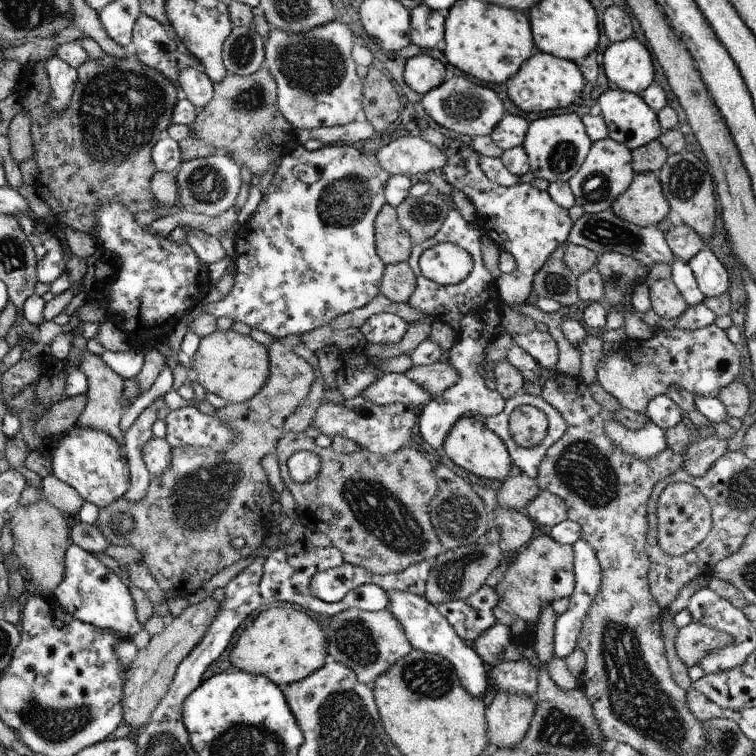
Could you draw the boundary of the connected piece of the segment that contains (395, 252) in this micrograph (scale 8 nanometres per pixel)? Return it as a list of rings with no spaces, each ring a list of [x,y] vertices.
[[[384,204],[374,228],[376,252],[385,265],[409,260],[414,244],[398,220],[396,207]]]

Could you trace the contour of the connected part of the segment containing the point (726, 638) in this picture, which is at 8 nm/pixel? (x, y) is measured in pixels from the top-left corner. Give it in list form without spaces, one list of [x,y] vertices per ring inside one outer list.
[[[696,621],[679,629],[674,650],[680,660],[691,668],[696,666],[698,660],[702,660],[708,652],[724,650],[735,644],[736,640],[730,634]]]

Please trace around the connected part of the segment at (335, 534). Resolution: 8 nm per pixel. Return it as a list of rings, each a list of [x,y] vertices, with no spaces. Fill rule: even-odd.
[[[285,433],[280,442],[278,443],[278,462],[280,467],[281,478],[288,490],[292,493],[292,496],[296,500],[299,522],[302,525],[306,525],[308,531],[322,531],[330,540],[332,541],[333,546],[336,546],[340,552],[342,552],[343,560],[354,566],[360,566],[360,568],[366,568],[368,572],[372,572],[372,574],[396,574],[396,572],[402,572],[406,570],[412,564],[418,564],[418,562],[424,562],[424,560],[432,562],[440,553],[444,551],[442,543],[438,538],[436,532],[434,532],[434,526],[431,524],[431,518],[429,515],[430,512],[430,503],[434,500],[434,496],[438,494],[438,480],[436,478],[436,474],[432,467],[432,462],[426,458],[425,452],[418,450],[418,448],[414,448],[412,443],[409,443],[407,446],[400,448],[400,450],[396,450],[394,454],[388,454],[388,456],[380,456],[380,454],[374,454],[374,452],[370,452],[369,450],[362,449],[361,451],[354,453],[339,453],[334,450],[325,449],[318,446],[315,442],[315,439],[308,437],[306,434],[298,434],[298,433]],[[306,449],[310,452],[314,452],[316,456],[320,458],[320,472],[318,472],[318,476],[314,478],[314,480],[308,480],[308,482],[303,482],[300,484],[298,481],[295,481],[293,477],[290,476],[290,471],[287,465],[287,460],[295,453],[296,450]]]

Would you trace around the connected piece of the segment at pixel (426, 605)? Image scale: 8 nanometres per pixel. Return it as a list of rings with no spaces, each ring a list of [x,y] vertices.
[[[388,590],[386,596],[388,596],[386,609],[388,609],[388,612],[392,612],[396,616],[396,620],[402,624],[406,638],[413,648],[449,660],[456,669],[464,690],[469,692],[470,696],[482,699],[491,685],[489,668],[478,656],[478,653],[456,634],[456,630],[450,626],[448,620],[438,612],[438,609],[425,596],[418,596],[414,592]]]

